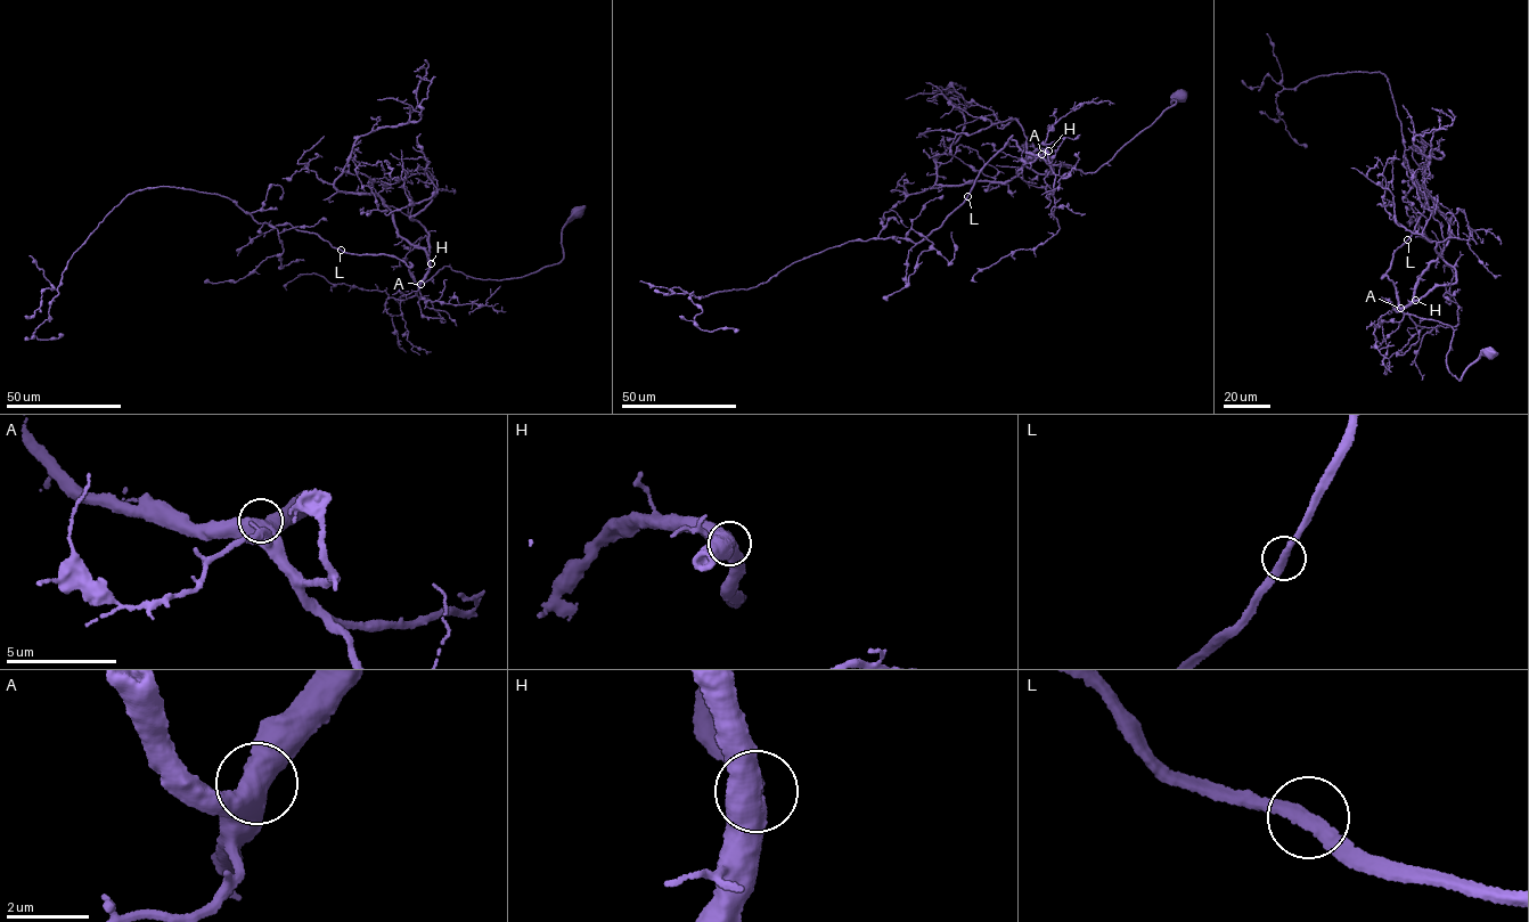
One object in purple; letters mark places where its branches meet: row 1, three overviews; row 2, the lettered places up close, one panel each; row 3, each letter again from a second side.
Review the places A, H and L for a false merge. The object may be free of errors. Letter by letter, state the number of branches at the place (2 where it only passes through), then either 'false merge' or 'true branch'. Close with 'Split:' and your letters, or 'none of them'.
A: 2 branches meet; true branch
H: 2 branches meet; true branch
L: 2 branches meet; true branch
Split: none of them

